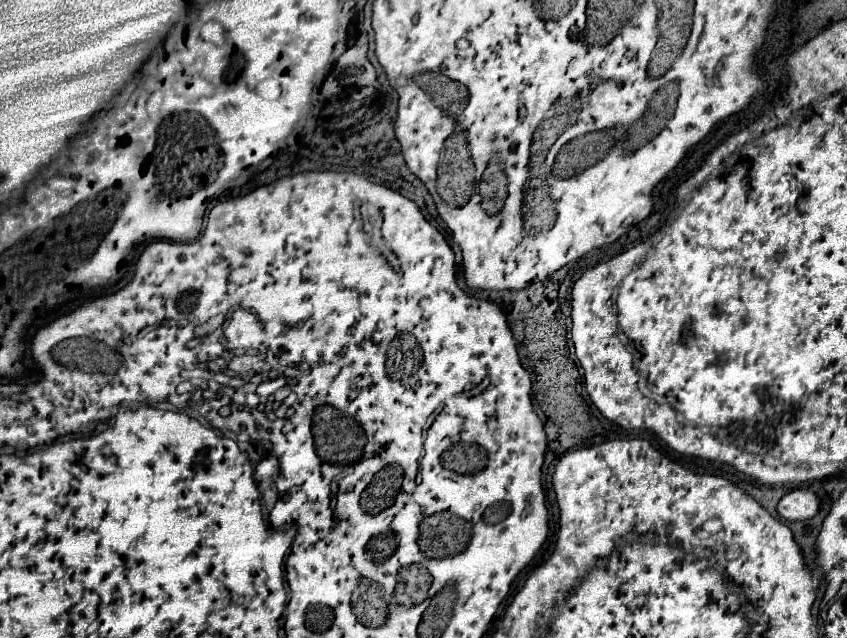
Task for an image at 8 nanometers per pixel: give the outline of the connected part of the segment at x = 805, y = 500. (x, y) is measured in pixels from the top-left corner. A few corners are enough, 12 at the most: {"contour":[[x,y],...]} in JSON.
{"contour":[[796,488],[778,504],[788,522],[814,518],[820,510],[812,490]]}

